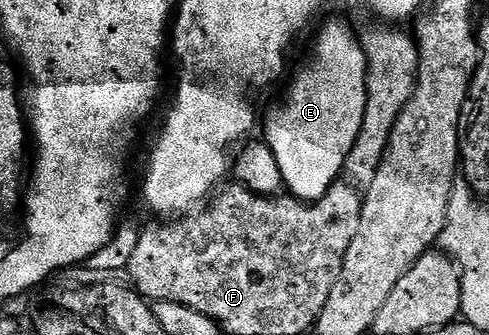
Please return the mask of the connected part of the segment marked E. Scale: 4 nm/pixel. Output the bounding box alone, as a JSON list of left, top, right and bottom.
[262,20,368,202]

